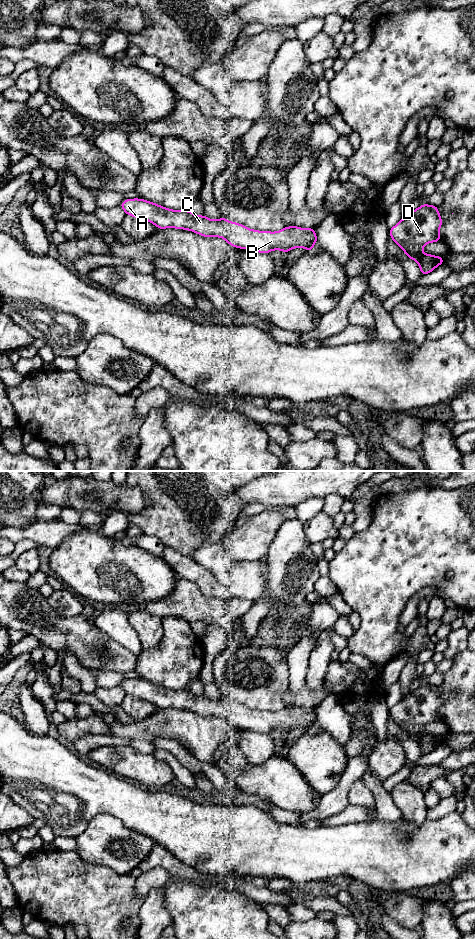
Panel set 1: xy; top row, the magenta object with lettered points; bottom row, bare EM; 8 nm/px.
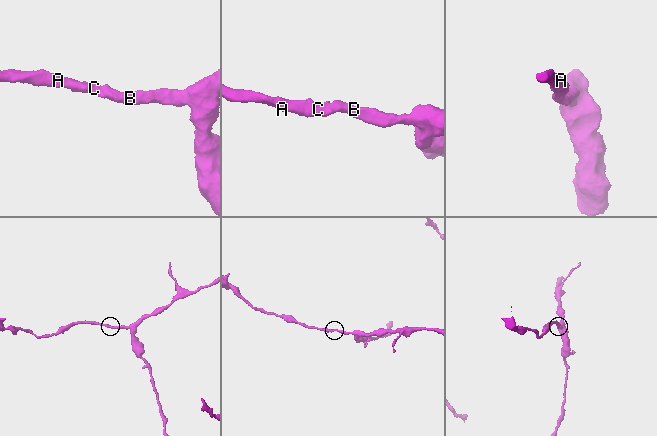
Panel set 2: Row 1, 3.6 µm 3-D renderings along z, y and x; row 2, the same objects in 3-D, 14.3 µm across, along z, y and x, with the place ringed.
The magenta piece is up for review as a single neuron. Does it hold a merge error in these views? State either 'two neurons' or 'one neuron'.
one neuron

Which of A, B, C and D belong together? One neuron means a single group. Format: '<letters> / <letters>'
A B C D

